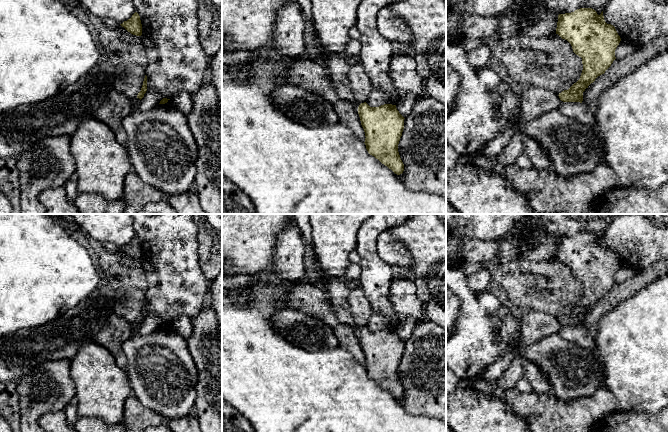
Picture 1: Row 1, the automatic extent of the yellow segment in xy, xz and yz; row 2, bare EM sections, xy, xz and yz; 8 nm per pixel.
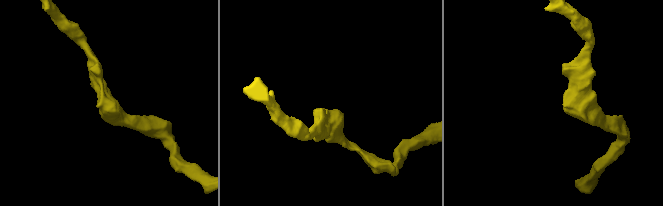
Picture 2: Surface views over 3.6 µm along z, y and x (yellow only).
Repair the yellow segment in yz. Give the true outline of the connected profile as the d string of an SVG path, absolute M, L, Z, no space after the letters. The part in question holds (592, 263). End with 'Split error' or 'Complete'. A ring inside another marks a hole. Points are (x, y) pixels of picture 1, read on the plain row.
M522 230L520 234L533 240L535 246L519 259L543 261L556 257L567 264L573 276L582 282L580 303L558 319L563 326L582 327L585 313L616 283L615 274L621 262L615 251L605 246L603 235L598 239L592 232L580 232L558 240L543 231L528 235Z. Split error

